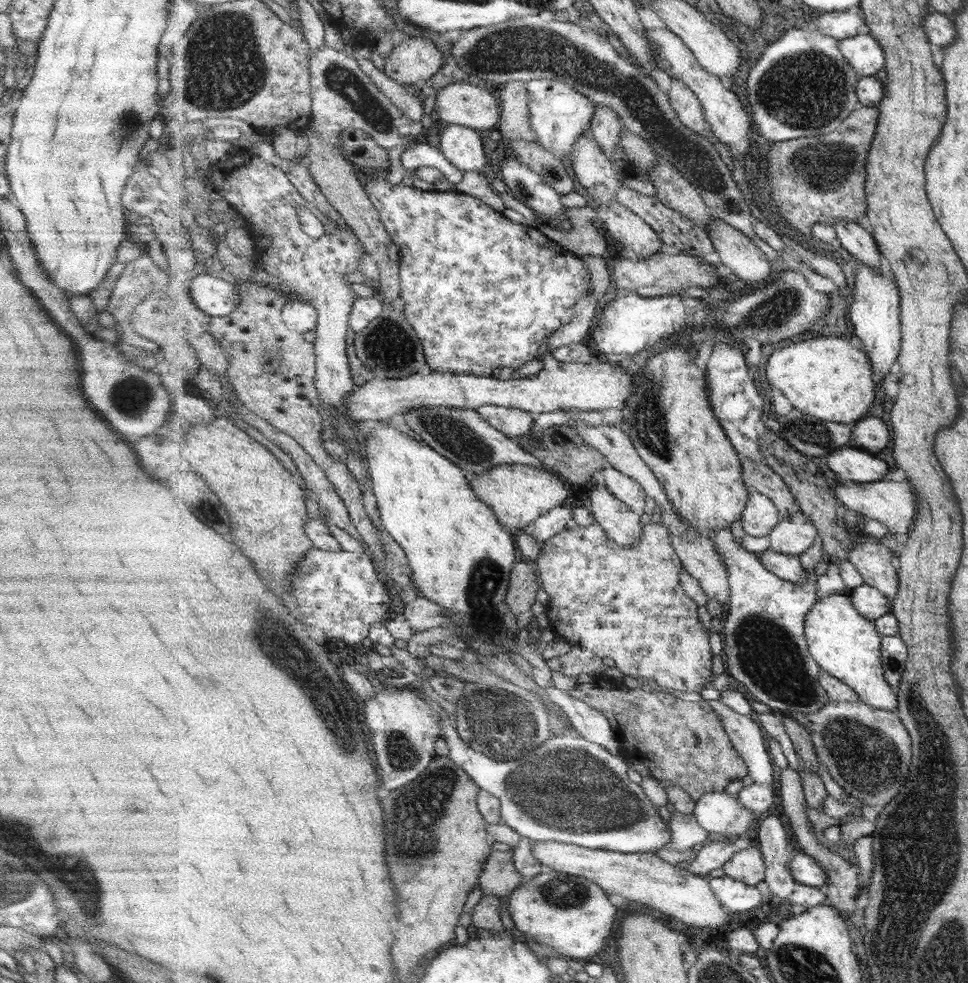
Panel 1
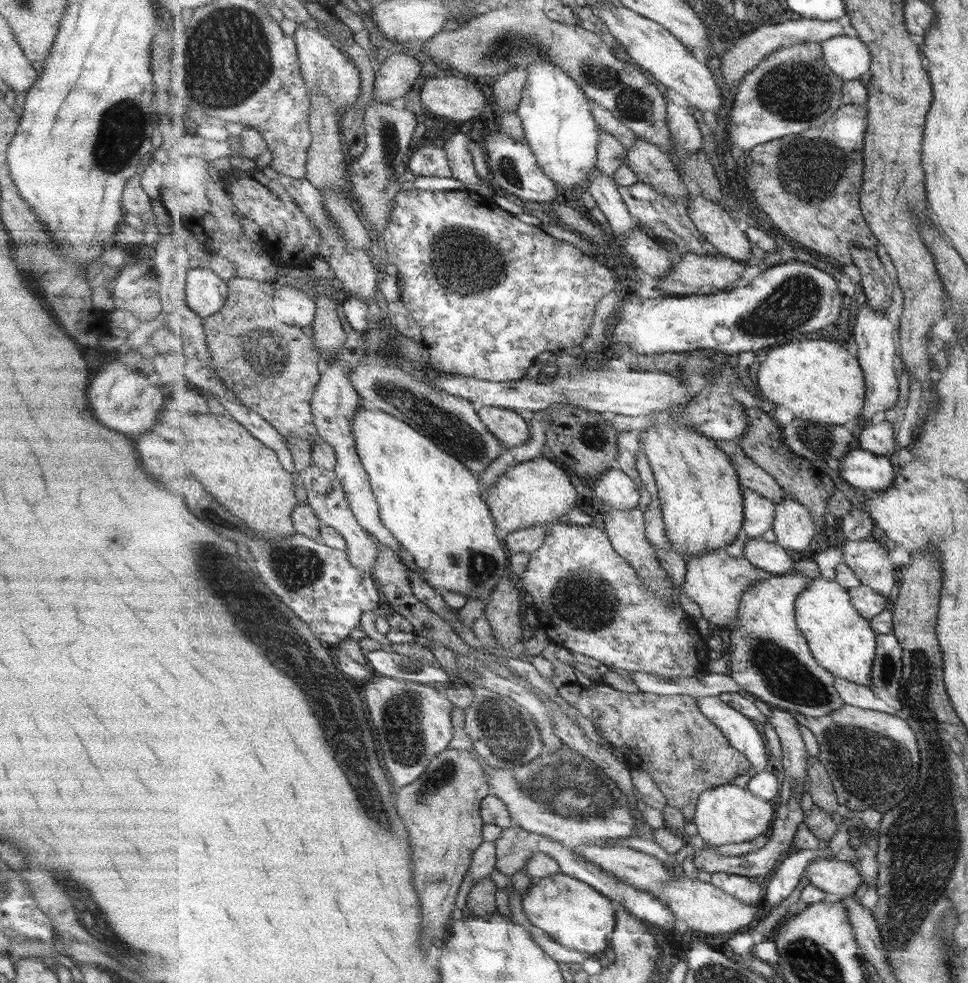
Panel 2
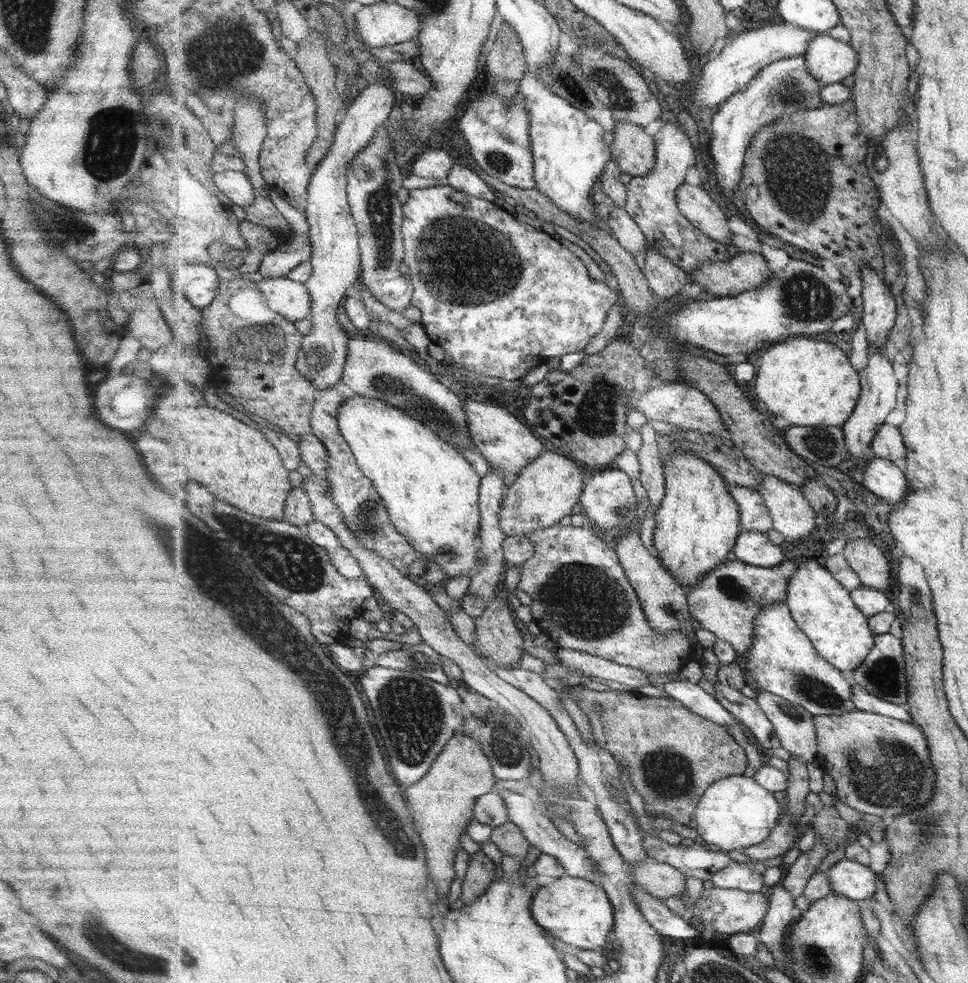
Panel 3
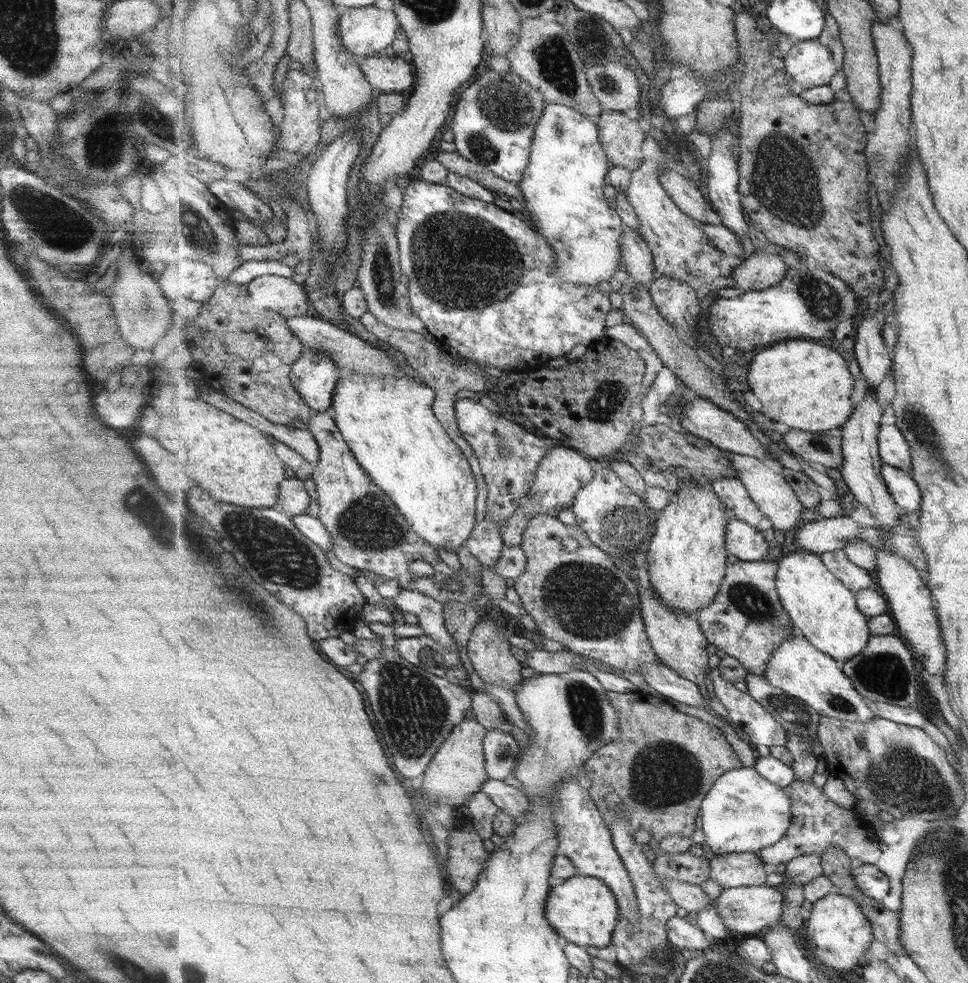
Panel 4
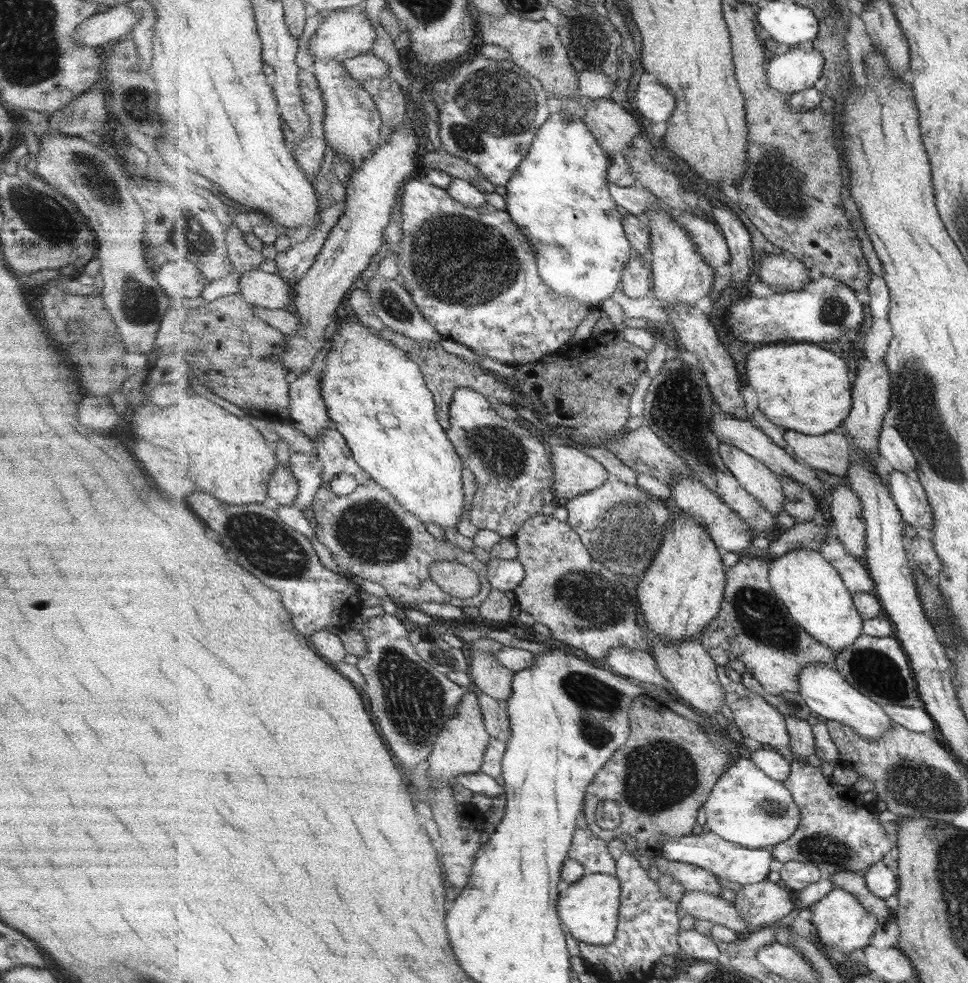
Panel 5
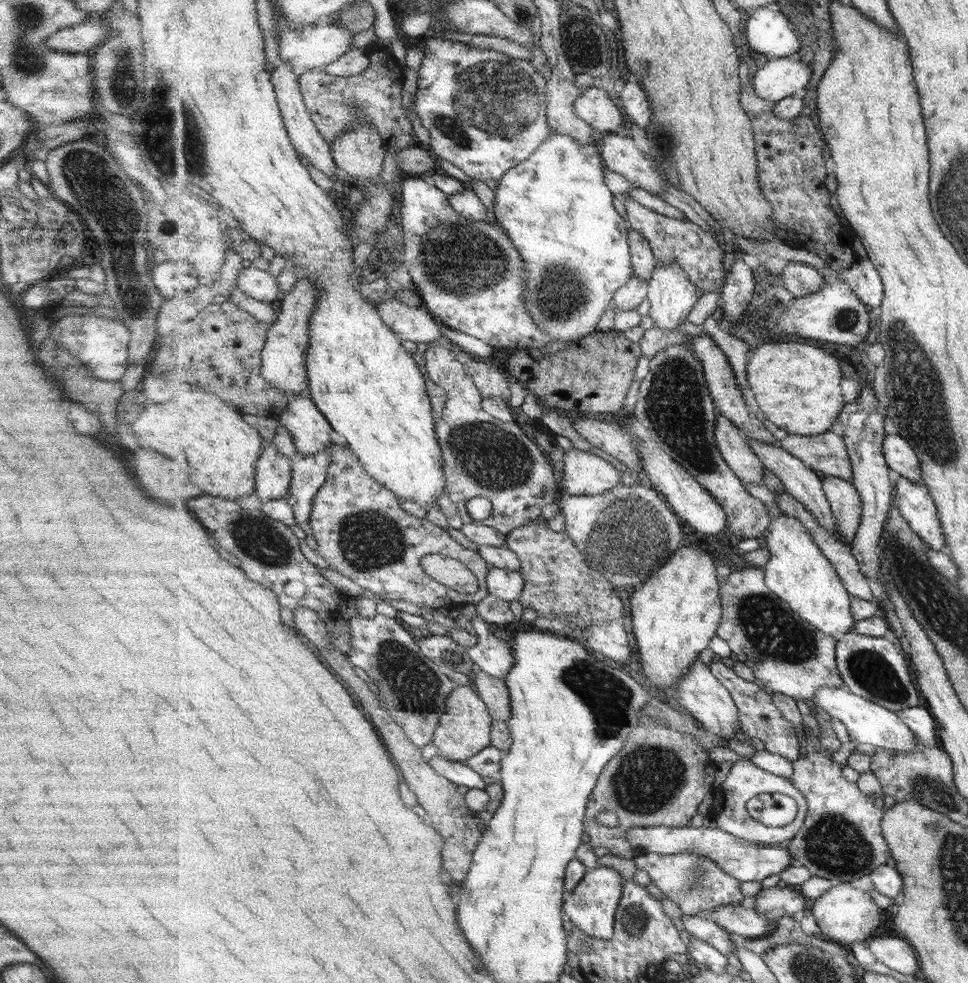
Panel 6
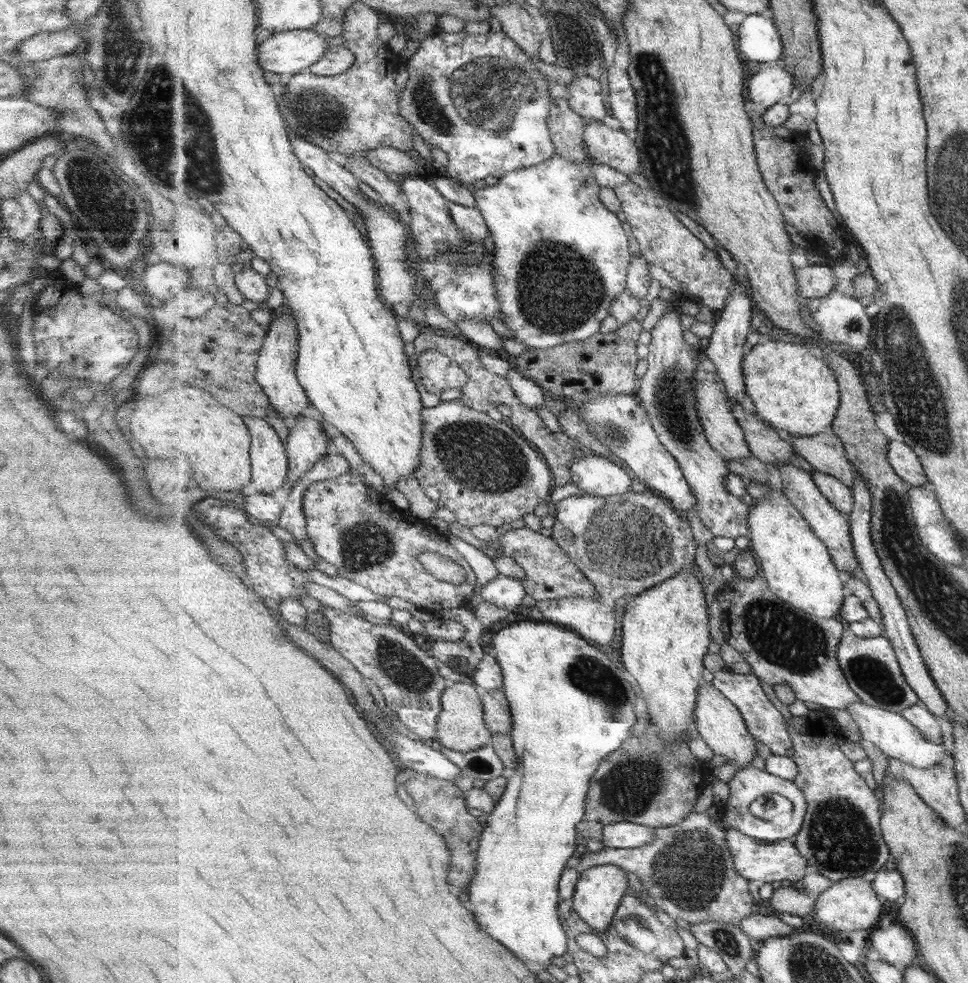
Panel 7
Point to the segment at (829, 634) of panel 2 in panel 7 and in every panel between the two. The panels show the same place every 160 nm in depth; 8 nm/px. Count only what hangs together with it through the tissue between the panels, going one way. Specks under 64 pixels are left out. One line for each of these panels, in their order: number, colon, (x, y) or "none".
3: (823, 608)
4: (818, 603)
5: (814, 593)
6: (799, 573)
7: (798, 567)

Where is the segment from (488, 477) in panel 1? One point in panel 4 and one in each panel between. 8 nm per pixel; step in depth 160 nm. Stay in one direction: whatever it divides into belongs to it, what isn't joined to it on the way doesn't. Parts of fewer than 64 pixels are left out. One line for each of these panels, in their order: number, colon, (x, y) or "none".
2: (532, 493)
3: (550, 488)
4: (564, 472)

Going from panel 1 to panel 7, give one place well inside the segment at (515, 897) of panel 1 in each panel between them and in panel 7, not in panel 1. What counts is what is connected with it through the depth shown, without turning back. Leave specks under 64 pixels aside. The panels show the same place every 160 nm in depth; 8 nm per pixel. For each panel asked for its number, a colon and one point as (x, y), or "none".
2: (576, 915)
3: (574, 910)
4: (584, 909)
5: (590, 908)
6: (592, 906)
7: (598, 895)

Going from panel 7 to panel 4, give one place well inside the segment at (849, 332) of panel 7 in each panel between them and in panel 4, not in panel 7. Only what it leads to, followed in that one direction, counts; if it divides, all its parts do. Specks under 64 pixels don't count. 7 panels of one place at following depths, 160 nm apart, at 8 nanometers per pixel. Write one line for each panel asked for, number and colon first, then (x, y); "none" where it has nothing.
4: (808, 303)
5: (825, 310)
6: (836, 314)

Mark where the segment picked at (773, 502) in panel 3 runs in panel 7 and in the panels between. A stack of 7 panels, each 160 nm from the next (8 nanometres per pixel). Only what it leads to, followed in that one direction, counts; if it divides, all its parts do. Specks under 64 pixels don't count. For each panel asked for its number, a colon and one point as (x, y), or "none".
4: (769, 488)
5: (758, 479)
6: (733, 443)
7: (724, 432)

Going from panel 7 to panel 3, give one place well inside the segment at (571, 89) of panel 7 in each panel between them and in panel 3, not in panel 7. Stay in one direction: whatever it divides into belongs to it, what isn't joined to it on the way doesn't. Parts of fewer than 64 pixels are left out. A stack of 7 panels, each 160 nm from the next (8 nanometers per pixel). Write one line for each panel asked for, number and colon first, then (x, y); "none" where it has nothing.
3: (633, 149)
4: (621, 136)
5: (614, 128)
6: (596, 107)

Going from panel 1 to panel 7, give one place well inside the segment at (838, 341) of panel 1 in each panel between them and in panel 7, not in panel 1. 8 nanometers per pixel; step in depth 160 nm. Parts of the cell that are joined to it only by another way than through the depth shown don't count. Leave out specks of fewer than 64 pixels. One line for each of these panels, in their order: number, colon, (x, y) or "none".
2: (819, 380)
3: (811, 383)
4: (807, 386)
5: (803, 387)
6: (798, 386)
7: (795, 391)

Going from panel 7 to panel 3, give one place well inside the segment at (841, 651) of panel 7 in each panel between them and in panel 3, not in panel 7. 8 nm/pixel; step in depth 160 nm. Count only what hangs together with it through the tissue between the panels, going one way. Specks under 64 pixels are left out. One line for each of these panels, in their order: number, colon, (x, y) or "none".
3: (884, 673)
4: (886, 671)
5: (876, 663)
6: (873, 664)

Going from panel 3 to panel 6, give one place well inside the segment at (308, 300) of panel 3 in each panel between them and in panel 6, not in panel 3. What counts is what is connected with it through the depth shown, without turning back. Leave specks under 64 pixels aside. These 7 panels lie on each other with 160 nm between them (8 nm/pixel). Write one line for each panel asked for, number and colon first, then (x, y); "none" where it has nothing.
4: (280, 294)
5: (269, 290)
6: (260, 284)

